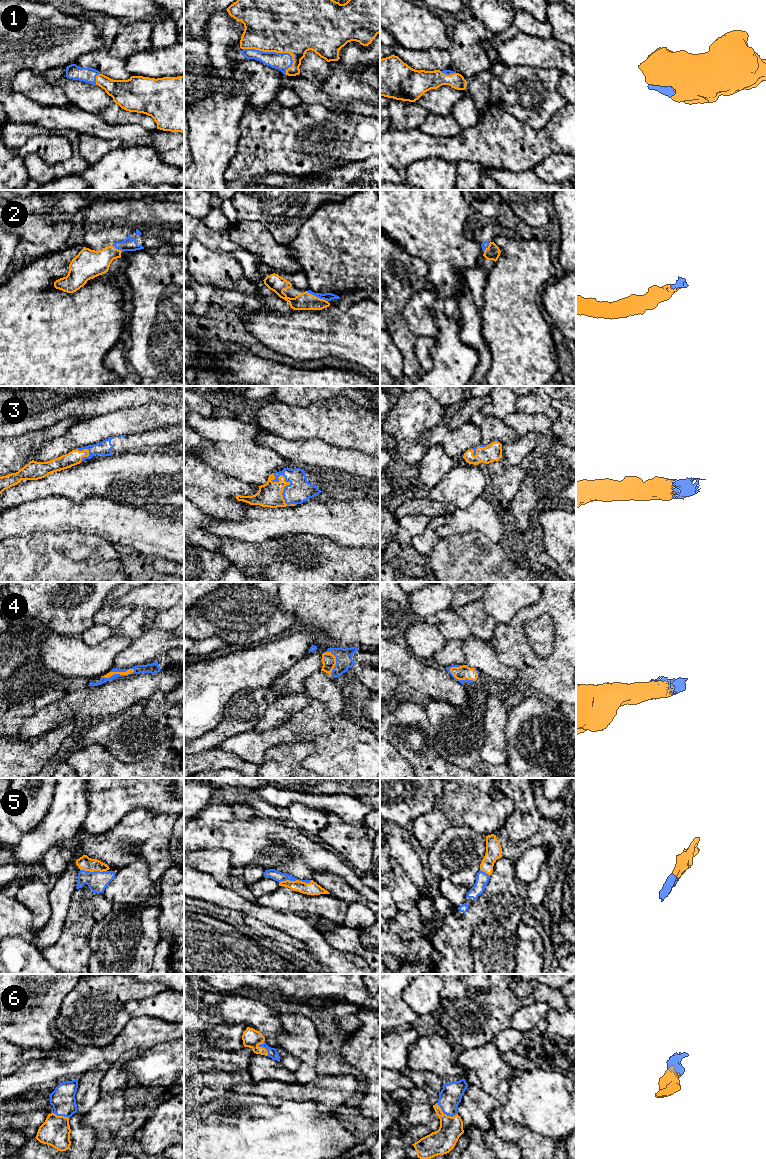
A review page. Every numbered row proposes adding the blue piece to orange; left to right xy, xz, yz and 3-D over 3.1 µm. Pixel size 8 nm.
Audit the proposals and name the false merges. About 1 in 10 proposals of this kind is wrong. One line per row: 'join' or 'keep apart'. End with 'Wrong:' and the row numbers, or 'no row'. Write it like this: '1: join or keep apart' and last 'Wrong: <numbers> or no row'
1: join
2: join
3: join
4: join
5: join
6: join
Wrong: no row

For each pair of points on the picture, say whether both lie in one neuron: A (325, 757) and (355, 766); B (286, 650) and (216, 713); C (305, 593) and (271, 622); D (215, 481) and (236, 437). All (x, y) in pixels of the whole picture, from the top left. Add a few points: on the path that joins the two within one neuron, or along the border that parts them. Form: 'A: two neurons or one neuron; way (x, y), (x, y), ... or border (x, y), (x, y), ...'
A: one neuron; way (332, 759), (348, 759)
B: one neuron; way (265, 662), (257, 667), (248, 668), (224, 692)
C: two neurons; border (277, 592), (279, 606), (289, 611), (296, 621)
D: two neurons; border (199, 460), (216, 471), (229, 474), (241, 481)

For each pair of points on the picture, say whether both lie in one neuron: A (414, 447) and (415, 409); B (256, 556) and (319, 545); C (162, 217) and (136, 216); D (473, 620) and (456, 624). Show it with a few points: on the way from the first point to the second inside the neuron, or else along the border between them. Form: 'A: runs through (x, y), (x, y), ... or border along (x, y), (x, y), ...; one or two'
A: runs through (413, 438), (413, 418); one
B: runs through (272, 556), (283, 556), (293, 551), (303, 551); one
C: runs through (156, 216), (142, 216); one
D: border along (454, 611), (467, 625), (473, 635); two

